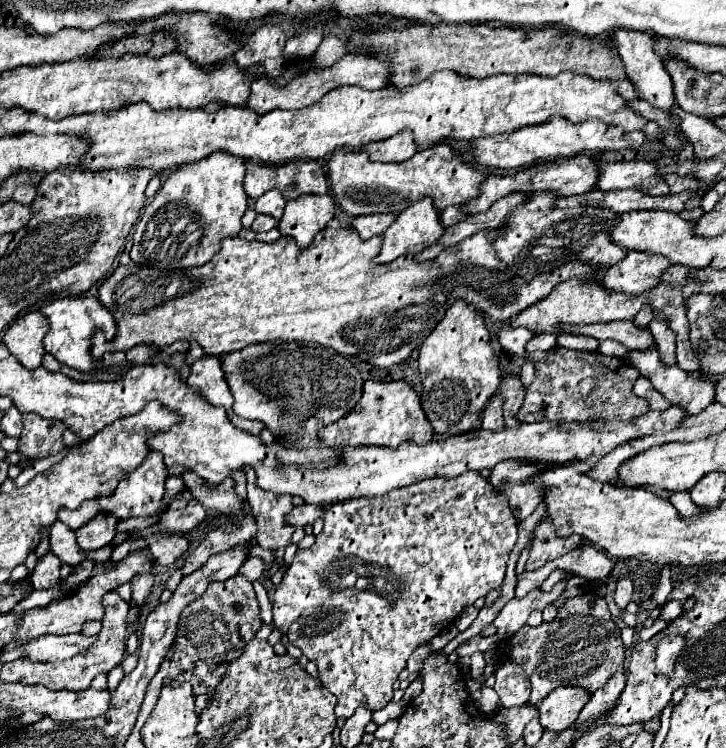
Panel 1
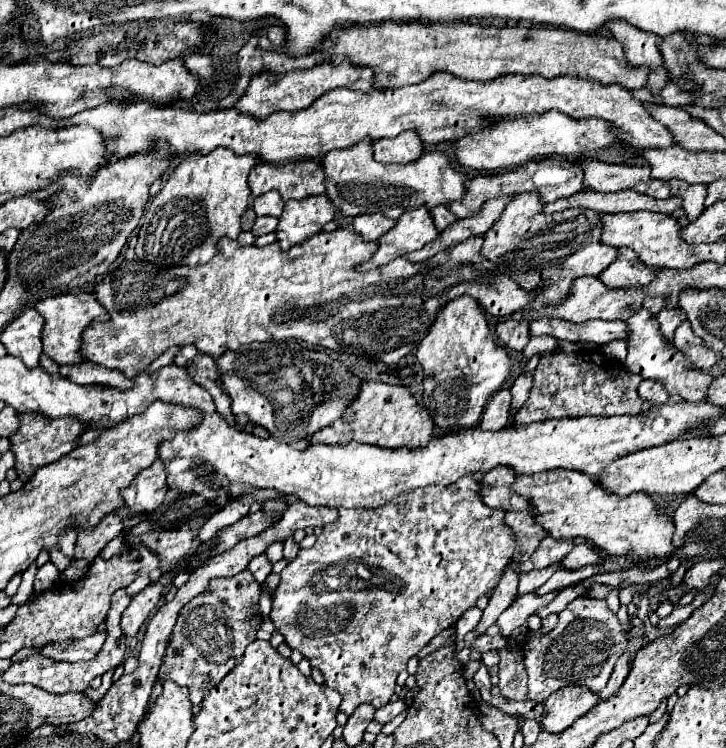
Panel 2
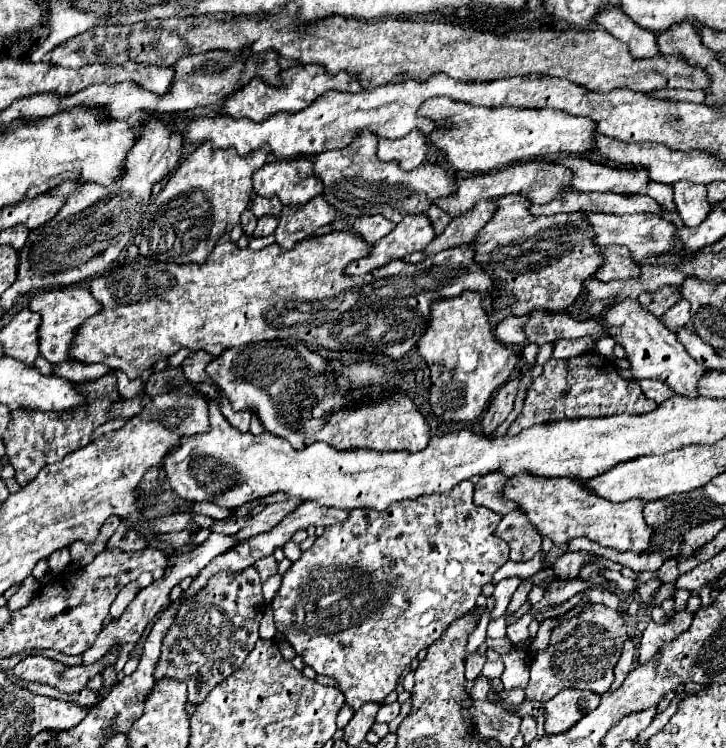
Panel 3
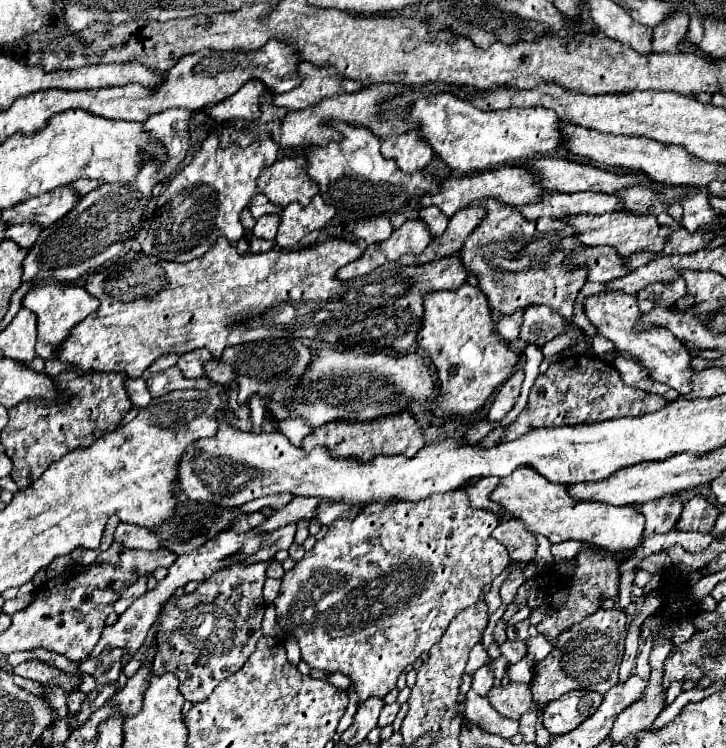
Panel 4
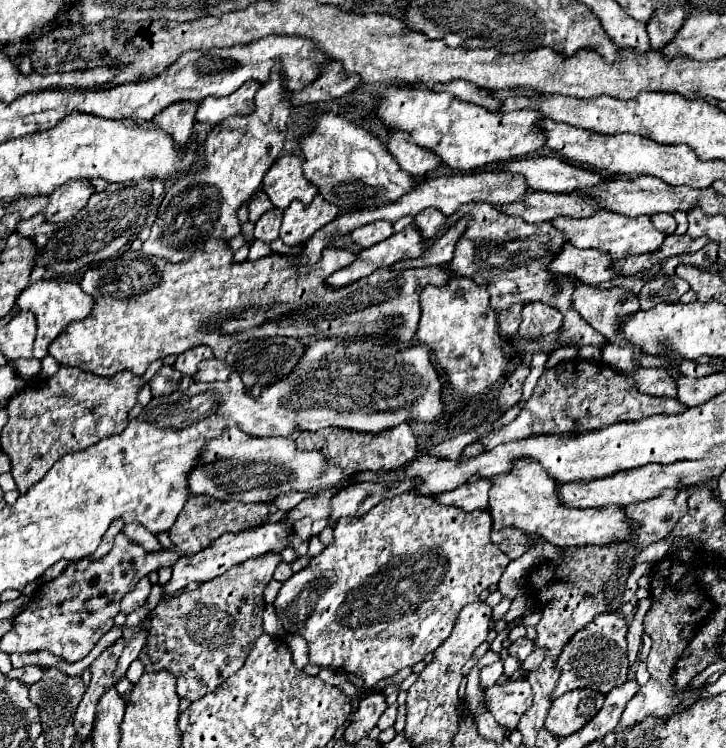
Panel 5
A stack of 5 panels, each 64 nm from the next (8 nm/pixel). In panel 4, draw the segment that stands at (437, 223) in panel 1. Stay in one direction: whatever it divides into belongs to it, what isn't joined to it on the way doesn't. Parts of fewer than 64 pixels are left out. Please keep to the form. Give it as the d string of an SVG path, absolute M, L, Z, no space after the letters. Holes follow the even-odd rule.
M420 218L406 220L400 228L396 228L392 232L392 236L388 240L368 246L358 260L340 268L336 272L336 278L352 280L352 278L370 274L374 268L382 266L384 262L398 260L404 254L420 254L430 244L430 240L432 240L432 236L428 232L428 226Z

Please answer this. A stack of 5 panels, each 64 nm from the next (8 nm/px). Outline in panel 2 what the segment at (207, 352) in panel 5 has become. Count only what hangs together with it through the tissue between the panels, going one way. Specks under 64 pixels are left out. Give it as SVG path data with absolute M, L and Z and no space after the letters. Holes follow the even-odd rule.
M198 352L196 358L188 364L188 374L192 376L192 380L194 380L196 384L204 386L204 388L212 394L218 412L224 412L224 418L226 418L232 426L240 428L238 422L234 420L234 414L230 412L230 404L232 404L232 402L230 402L228 396L224 396L224 388L222 388L222 382L220 382L220 378L218 378L216 360L214 360L212 356L208 356L208 354Z

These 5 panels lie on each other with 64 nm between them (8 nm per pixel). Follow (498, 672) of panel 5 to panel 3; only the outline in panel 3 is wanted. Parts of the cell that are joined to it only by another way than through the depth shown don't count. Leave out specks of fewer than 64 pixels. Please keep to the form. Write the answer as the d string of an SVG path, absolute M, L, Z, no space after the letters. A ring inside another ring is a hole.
M480 675L479 677L477 677L474 681L473 687L470 690L470 697L473 700L485 699L491 688L490 683L491 683L490 680L483 675Z

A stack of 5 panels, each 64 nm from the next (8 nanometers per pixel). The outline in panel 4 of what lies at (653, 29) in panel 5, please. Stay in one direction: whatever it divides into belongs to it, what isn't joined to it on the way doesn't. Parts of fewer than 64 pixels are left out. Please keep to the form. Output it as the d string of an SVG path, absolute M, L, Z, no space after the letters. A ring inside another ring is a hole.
M676 12L670 18L666 18L662 24L654 28L652 36L652 50L654 52L690 52L696 56L702 56L702 52L686 42L686 32L688 32L688 14L686 12Z

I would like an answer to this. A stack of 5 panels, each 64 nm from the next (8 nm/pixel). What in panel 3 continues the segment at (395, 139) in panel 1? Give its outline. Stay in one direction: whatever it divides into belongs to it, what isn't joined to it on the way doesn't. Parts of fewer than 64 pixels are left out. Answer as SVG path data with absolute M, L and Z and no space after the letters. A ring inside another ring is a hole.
M412 130L400 140L378 140L377 156L382 162L398 162L402 170L412 170L424 162L428 140L420 130Z

